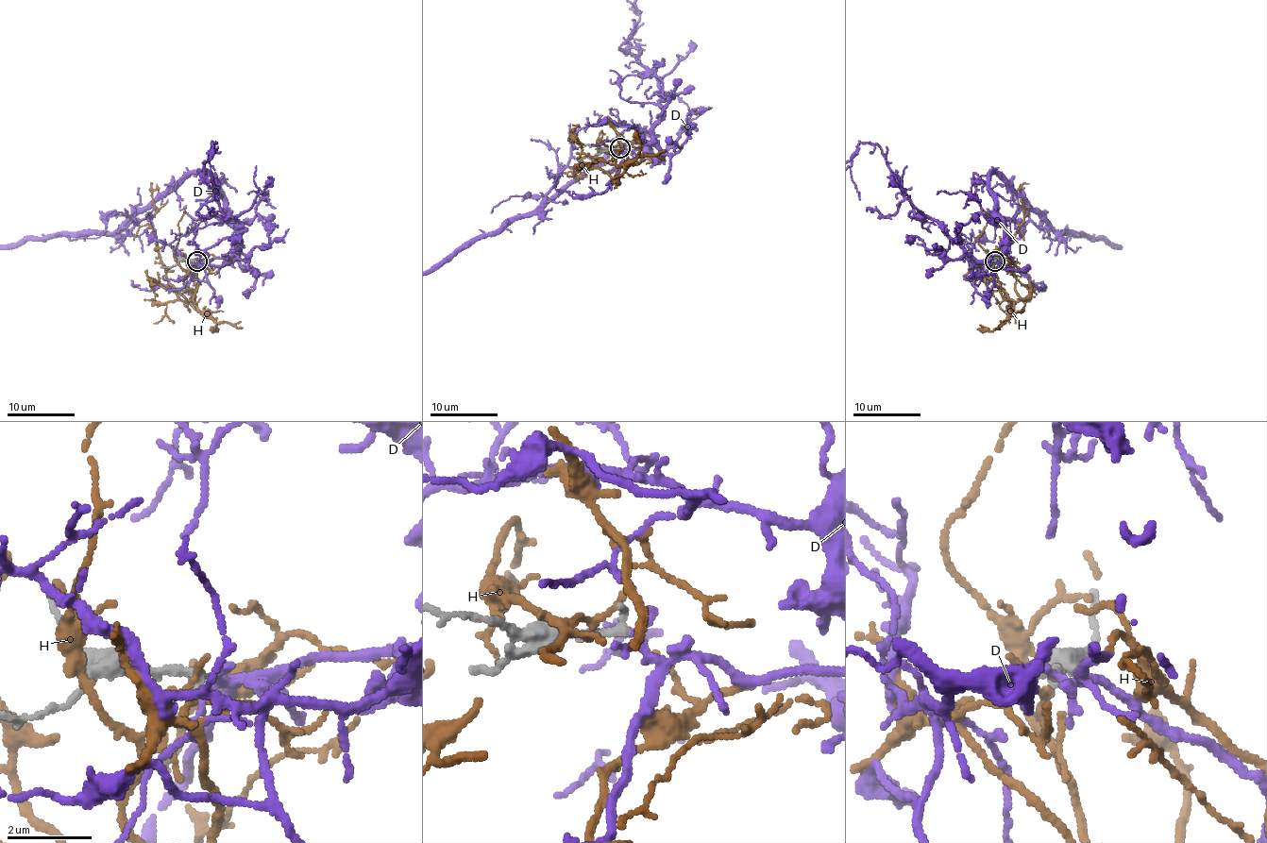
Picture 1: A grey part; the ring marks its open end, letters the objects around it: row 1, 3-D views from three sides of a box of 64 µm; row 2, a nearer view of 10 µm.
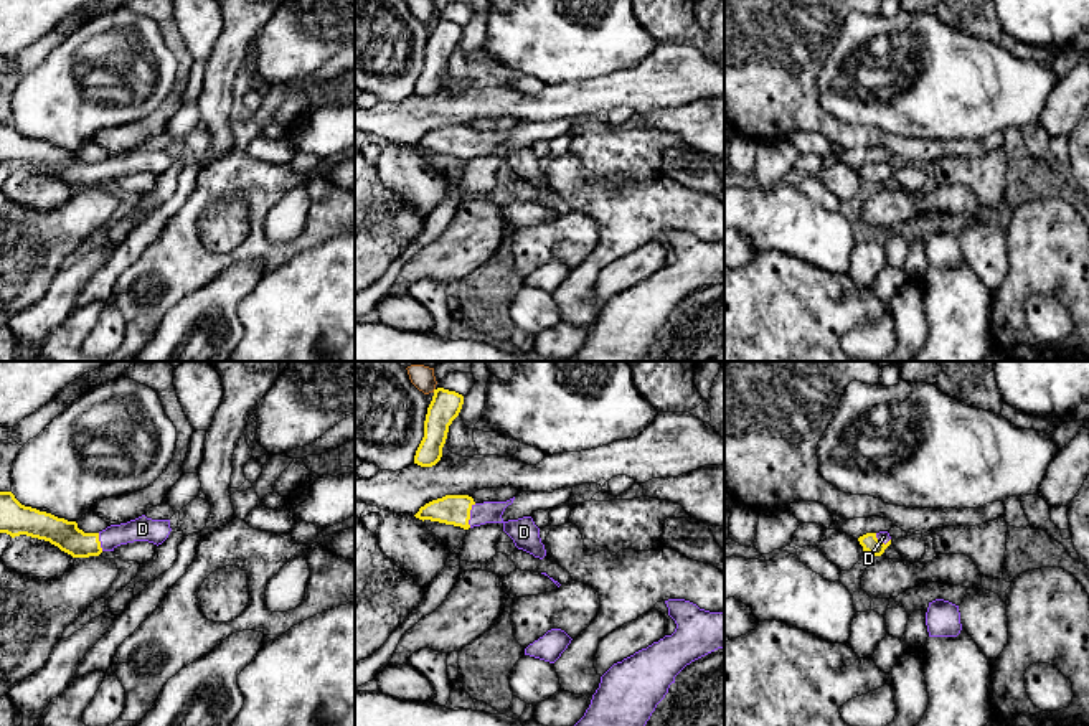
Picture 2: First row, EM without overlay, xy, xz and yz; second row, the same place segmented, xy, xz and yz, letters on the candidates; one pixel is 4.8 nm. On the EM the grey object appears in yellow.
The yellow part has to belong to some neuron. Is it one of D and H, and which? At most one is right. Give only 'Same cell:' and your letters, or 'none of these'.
Same cell: D

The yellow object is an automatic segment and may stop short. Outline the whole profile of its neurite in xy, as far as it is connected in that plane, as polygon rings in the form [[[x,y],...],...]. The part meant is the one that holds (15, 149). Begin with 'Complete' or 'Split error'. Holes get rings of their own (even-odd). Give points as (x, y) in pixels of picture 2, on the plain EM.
Split error. [[[0,122],[0,163],[12,168],[26,165],[50,172],[73,188],[99,186],[120,175],[148,172],[162,175],[170,165],[170,150],[152,150],[145,145],[120,155],[111,155],[99,163],[84,163],[76,152],[58,148],[21,135],[12,122]]]

